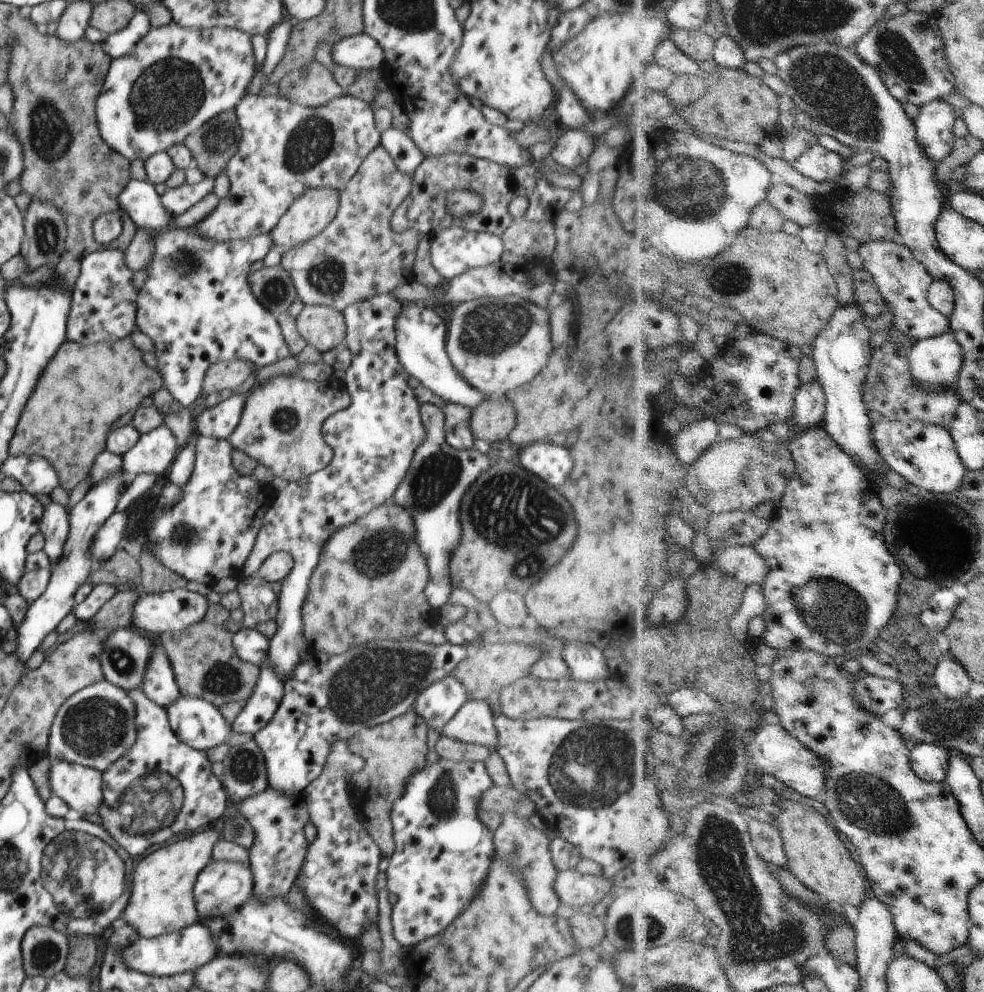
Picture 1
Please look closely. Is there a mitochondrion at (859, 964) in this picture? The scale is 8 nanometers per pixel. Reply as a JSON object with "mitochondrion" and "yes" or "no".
{"mitochondrion":"no"}

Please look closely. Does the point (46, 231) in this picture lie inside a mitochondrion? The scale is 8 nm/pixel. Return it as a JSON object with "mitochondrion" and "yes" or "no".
{"mitochondrion":"yes"}

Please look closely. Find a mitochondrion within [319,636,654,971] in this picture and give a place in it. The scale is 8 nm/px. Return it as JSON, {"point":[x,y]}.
{"point":[593,767]}

